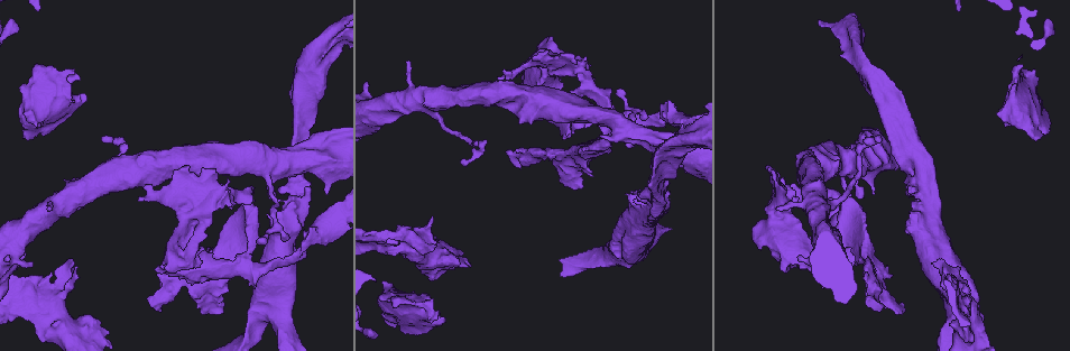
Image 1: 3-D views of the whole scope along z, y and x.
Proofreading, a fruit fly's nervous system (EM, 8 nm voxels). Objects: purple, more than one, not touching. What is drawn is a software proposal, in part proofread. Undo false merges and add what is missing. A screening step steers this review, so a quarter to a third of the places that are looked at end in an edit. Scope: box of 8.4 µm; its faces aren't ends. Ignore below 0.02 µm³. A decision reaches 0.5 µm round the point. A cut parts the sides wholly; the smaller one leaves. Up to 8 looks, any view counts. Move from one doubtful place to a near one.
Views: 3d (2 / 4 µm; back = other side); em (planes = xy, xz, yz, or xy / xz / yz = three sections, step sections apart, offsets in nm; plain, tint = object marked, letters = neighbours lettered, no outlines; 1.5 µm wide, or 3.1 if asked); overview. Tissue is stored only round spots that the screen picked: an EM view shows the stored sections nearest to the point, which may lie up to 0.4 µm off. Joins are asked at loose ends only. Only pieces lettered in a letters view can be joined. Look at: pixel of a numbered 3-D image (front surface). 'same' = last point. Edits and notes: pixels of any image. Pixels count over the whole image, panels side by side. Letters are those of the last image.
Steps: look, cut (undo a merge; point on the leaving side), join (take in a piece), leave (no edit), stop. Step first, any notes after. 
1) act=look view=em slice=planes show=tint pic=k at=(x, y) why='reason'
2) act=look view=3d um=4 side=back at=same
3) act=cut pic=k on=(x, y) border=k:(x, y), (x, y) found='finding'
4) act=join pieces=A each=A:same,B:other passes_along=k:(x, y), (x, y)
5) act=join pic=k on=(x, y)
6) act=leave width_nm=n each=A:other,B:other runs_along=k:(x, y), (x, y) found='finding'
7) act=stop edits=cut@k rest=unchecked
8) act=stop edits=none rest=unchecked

act=look view=3d um=4 side=back pic=1 at=(687, 151) why='branch stops here'

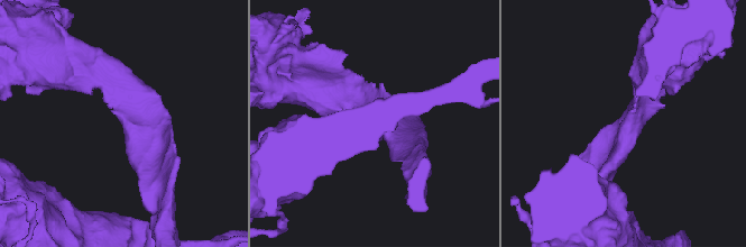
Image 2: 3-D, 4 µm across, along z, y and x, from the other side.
act=look view=em slice=yz step=8 show=letters pic=2 at=(626, 133)

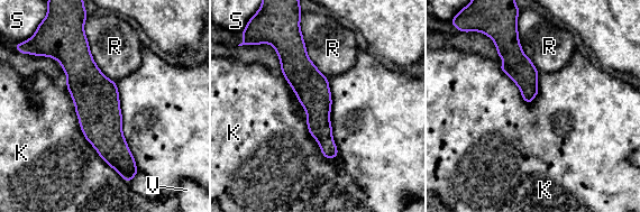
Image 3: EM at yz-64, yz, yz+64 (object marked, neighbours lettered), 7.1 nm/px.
act=look view=em slice=planes show=letters at=same

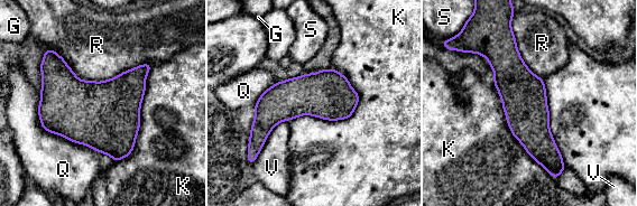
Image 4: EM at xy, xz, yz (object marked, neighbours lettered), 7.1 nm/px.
act=leave each=G:other,K:other,Q:other,R:other,S:other,V:other found='none of them fits'

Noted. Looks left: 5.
act=look view=3d um=2 side=back pic=1 at=(212, 170) why='free end'

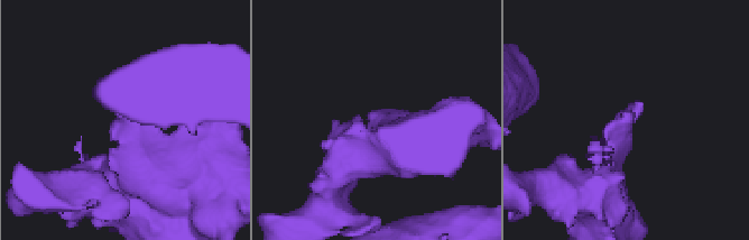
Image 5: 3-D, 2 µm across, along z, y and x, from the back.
act=look view=em slice=planes show=letters pic=5 at=(628, 110)

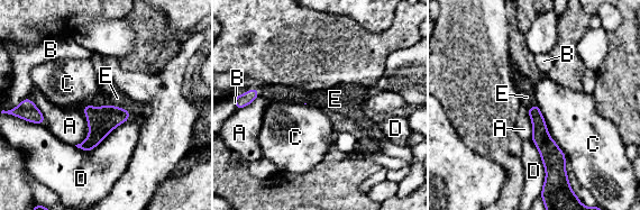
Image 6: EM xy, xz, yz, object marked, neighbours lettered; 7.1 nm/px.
act=join pic=6 on=(117, 98) each=A:other,B:other,C:other,D:other,E:same found='it goes on there'

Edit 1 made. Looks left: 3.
act=look view=overview

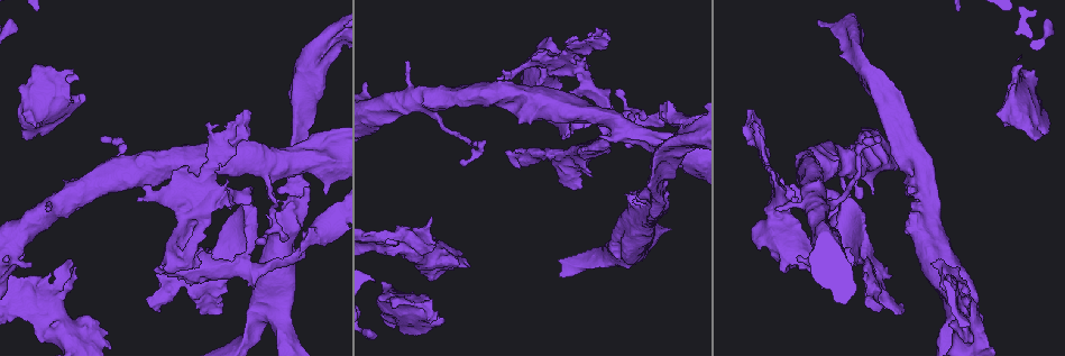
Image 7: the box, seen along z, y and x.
act=look view=3d um=4 side=back pic=7 at=(164, 269) why='stops while still wide'

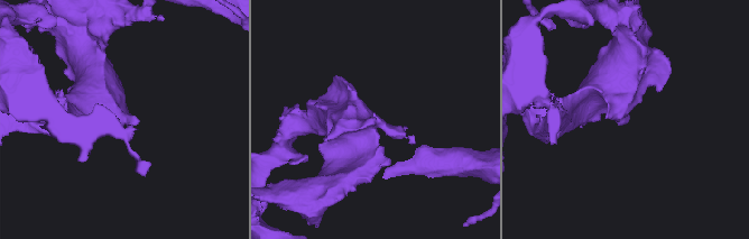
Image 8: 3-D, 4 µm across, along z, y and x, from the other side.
act=look view=em slice=planes show=letters pic=8 at=(628, 118) why='now the EM'

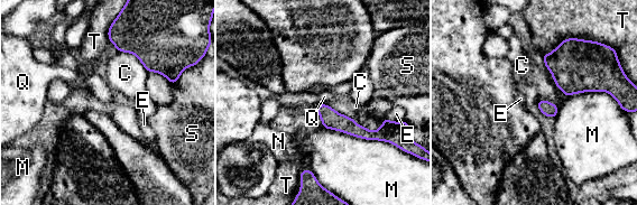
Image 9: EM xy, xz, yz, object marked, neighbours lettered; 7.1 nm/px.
act=leave longest_contact=M:500nm each=C:other,E:other,M:other,N:other,Q:other,S:other,T:other border=9:(321, 103), (325, 104) found='no lettered piece goes on from it'

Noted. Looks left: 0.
act=stop edits=join@6 rest=unchecked

